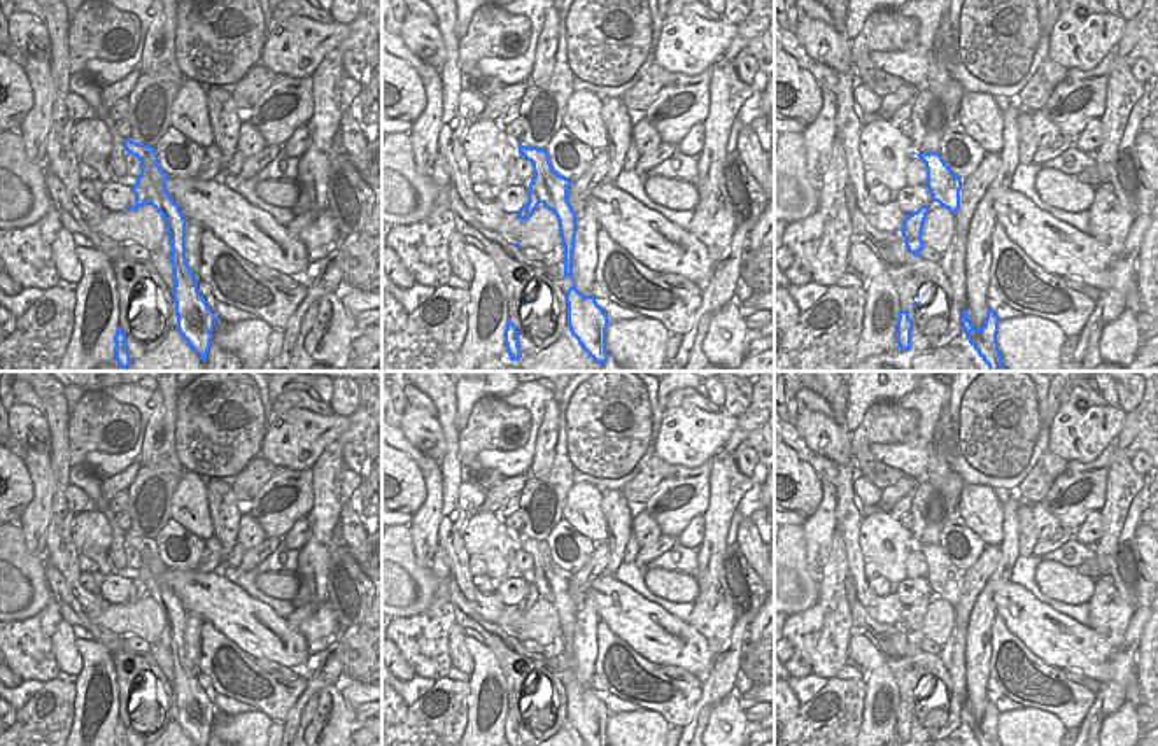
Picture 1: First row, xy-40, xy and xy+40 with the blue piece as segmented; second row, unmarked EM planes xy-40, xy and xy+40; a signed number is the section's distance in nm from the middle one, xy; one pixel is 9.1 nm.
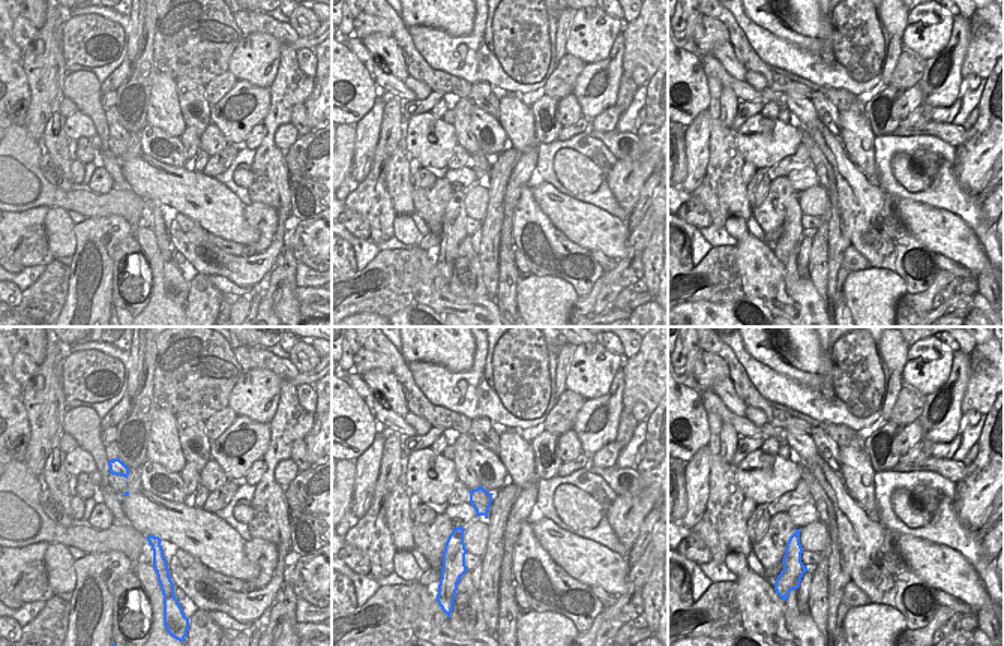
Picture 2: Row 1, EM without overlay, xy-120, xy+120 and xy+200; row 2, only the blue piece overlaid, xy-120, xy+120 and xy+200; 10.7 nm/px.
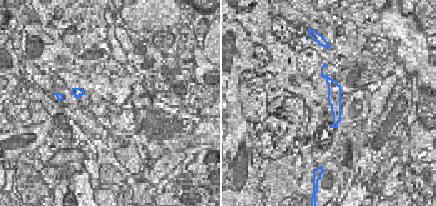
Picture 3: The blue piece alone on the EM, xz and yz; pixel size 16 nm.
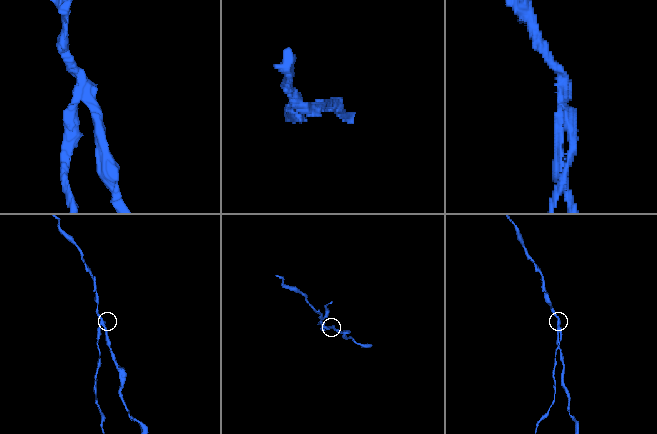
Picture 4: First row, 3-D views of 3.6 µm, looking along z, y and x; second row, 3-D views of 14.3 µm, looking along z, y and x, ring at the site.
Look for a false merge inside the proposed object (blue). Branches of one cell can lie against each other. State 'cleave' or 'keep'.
cleave

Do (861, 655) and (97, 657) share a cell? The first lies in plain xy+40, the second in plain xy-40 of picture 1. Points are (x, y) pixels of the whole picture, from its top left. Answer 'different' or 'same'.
same

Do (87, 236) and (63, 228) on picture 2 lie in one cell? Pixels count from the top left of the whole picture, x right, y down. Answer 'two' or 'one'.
two

